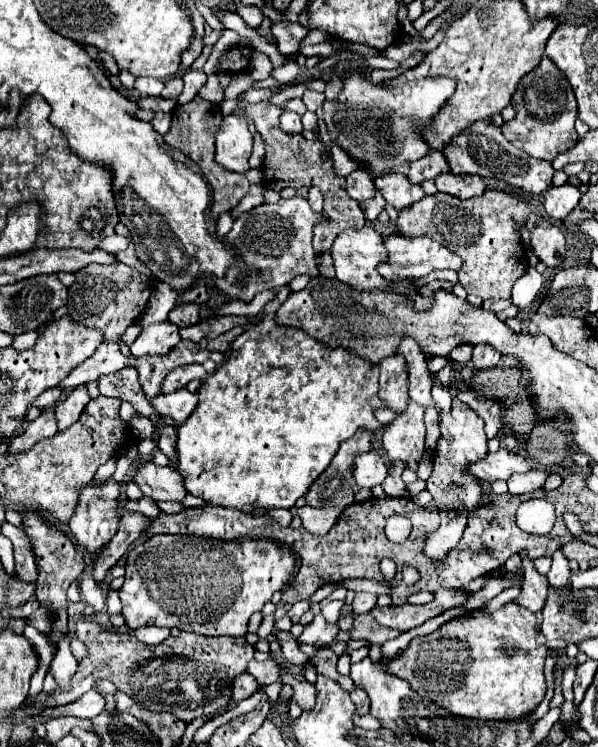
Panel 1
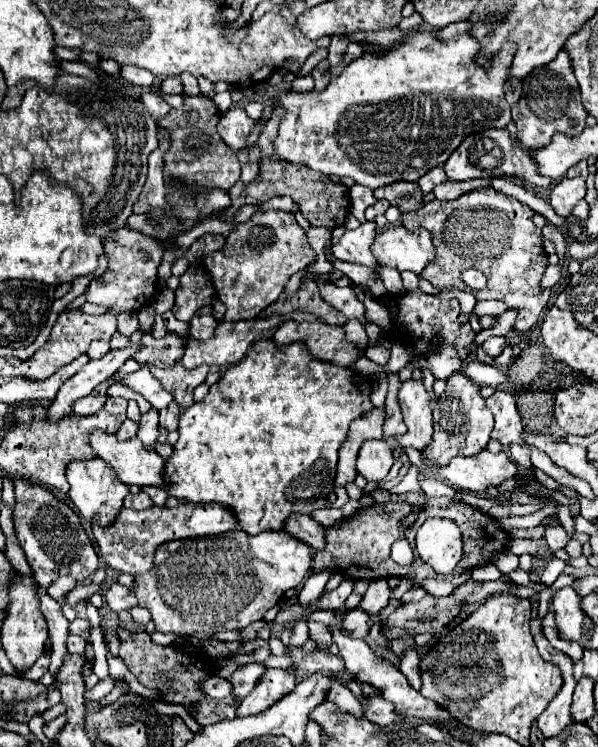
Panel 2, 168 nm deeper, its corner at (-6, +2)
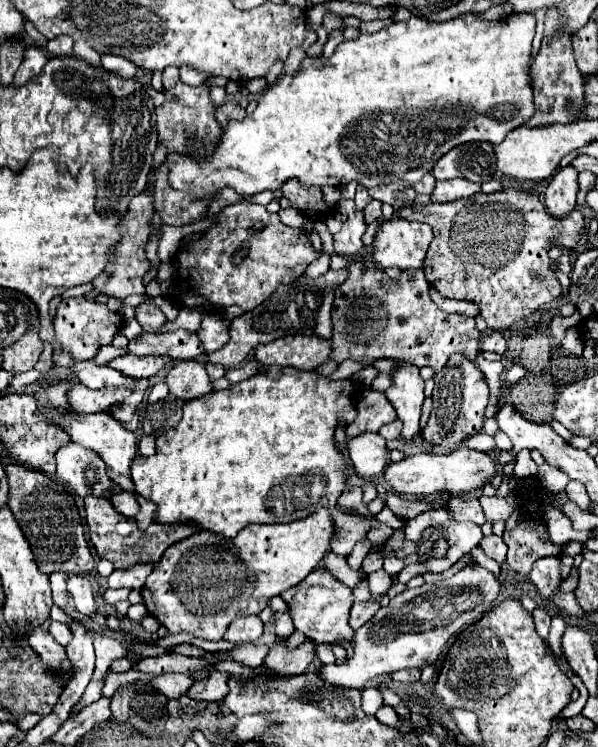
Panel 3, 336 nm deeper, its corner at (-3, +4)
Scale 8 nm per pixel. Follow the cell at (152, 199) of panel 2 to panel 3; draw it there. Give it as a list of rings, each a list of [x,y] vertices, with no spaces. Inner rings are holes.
[[[140,192],[136,198],[132,198],[132,202],[128,206],[128,214],[120,222],[122,242],[116,246],[116,262],[108,264],[104,274],[100,274],[96,278],[96,282],[92,282],[94,290],[104,292],[104,294],[114,296],[114,298],[120,298],[120,300],[124,300],[130,294],[144,294],[146,292],[146,288],[142,284],[142,276],[150,270],[150,262],[146,258],[146,244],[148,244],[152,214],[154,214],[152,196],[148,196],[146,192]]]

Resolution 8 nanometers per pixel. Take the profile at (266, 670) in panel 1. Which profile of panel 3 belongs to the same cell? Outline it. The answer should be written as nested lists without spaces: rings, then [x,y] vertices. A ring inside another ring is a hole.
[[[212,672],[202,680],[194,680],[188,690],[188,696],[198,702],[220,702],[224,698],[224,692],[228,692],[226,680],[228,680],[228,674]]]

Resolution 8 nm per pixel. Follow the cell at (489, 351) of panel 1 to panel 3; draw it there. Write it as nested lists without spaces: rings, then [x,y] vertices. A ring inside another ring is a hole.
[[[492,330],[484,336],[482,340],[482,350],[486,352],[496,352],[496,354],[504,354],[506,352],[506,340],[498,330]]]

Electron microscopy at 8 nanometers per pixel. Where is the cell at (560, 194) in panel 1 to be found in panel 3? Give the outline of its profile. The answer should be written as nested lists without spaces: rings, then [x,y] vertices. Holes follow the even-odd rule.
[[[568,164],[566,168],[560,168],[546,190],[546,208],[552,216],[566,216],[576,206],[576,194],[578,194],[578,170]]]

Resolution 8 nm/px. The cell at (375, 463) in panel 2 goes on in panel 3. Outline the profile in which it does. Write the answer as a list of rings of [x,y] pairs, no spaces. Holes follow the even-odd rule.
[[[364,432],[360,436],[346,438],[346,448],[358,476],[372,478],[384,472],[388,454],[386,454],[386,440],[380,434]]]

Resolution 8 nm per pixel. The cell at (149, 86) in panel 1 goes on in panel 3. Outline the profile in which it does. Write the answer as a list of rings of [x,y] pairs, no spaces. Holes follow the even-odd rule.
[[[102,54],[100,58],[102,58],[102,66],[108,72],[120,74],[122,78],[134,78],[138,74],[138,68],[132,66],[132,62],[128,62],[126,58],[120,58],[120,56],[114,56],[114,54]]]

